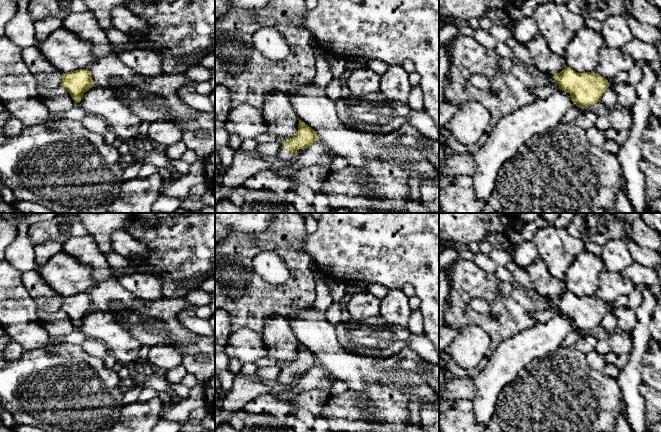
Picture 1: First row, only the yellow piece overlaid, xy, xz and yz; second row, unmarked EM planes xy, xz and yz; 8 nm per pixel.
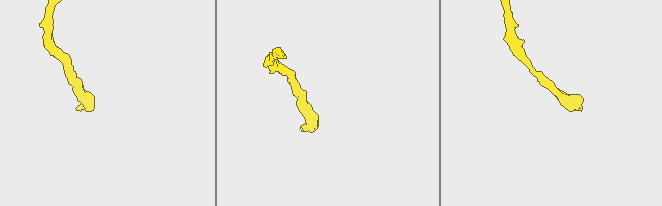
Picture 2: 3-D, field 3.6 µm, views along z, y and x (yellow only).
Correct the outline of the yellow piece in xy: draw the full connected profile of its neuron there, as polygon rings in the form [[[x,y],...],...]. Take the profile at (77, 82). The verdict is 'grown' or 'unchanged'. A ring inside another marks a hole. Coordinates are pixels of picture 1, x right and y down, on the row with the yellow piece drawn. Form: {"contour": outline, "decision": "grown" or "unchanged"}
{"contour": [[[80,69],[73,72],[63,73],[61,86],[71,95],[75,103],[79,103],[86,91],[94,86],[88,69]]], "decision": "unchanged"}

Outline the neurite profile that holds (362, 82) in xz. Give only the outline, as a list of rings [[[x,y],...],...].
[[[369,68],[351,72],[347,85],[352,96],[362,97],[380,92],[381,75]]]

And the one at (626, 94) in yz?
[[[608,79],[608,88],[610,88],[617,97],[618,106],[631,110],[638,99],[635,87],[628,83],[613,83]]]

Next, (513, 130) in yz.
[[[558,89],[550,96],[544,99],[536,99],[534,102],[502,117],[489,133],[484,145],[473,154],[475,171],[471,178],[476,197],[487,201],[493,193],[498,179],[498,172],[502,165],[530,138],[544,134],[559,124],[565,113],[574,106],[576,105],[572,101],[570,94]]]

